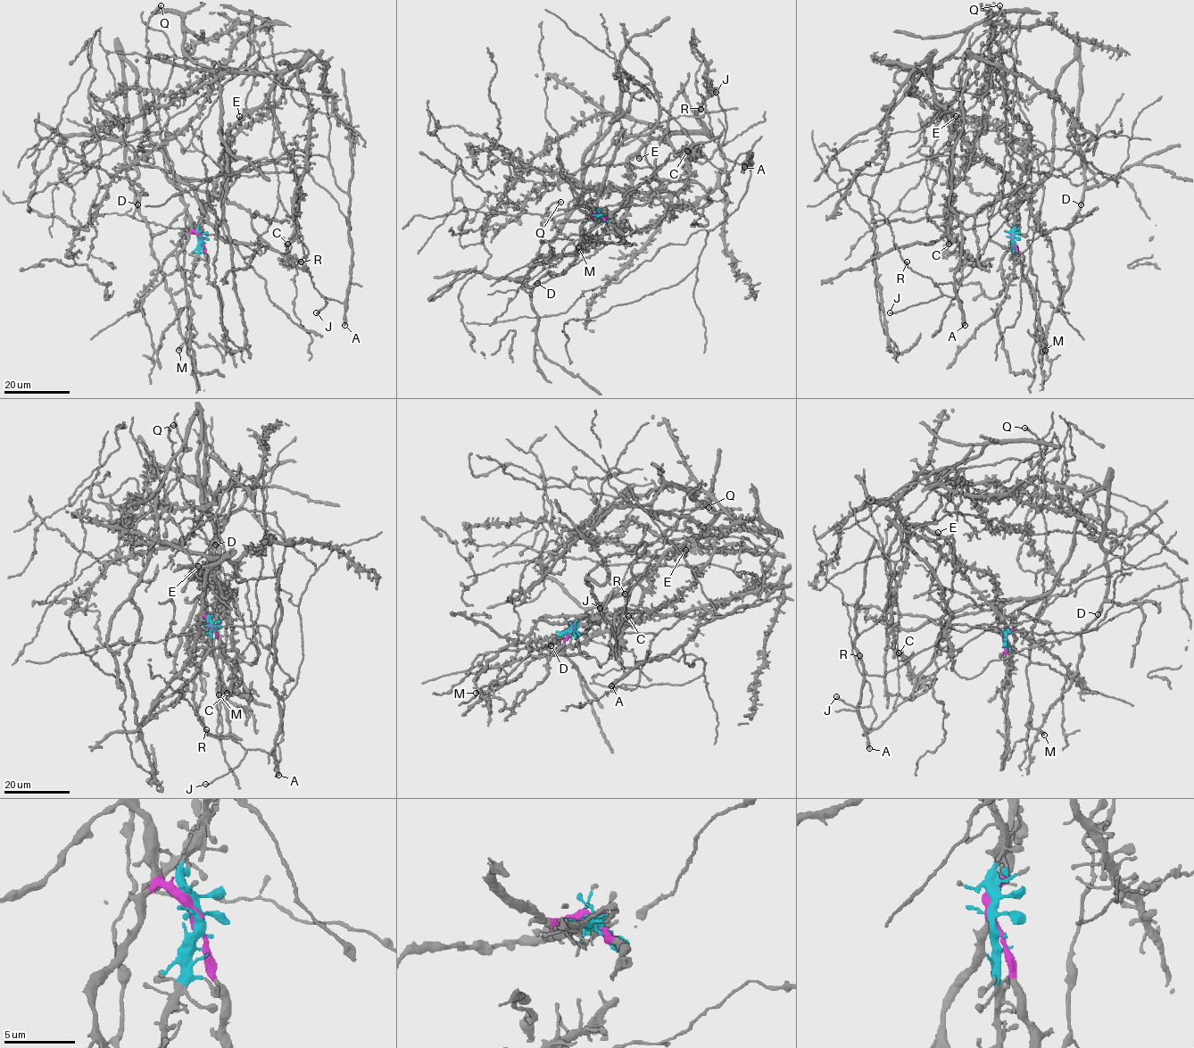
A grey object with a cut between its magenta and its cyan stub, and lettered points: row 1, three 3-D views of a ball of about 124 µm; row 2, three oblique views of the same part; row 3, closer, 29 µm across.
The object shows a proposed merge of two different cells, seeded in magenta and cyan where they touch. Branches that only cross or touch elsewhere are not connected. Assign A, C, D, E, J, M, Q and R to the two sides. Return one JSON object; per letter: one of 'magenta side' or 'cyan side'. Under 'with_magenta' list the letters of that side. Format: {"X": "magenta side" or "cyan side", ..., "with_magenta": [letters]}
{"A": "cyan side", "C": "cyan side", "D": "magenta side", "E": "cyan side", "J": "cyan side", "M": "magenta side", "Q": "magenta side", "R": "cyan side", "with_magenta": ["D", "M", "Q"]}

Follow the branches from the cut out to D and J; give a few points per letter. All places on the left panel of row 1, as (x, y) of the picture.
D: (202, 240), (221, 300), (223, 360), (217, 348), (190, 339), (193, 328), (192, 337), (181, 335), (137, 204)
J: (202, 240), (233, 138), (327, 63), (352, 262), (347, 297), (321, 295), (316, 312)

